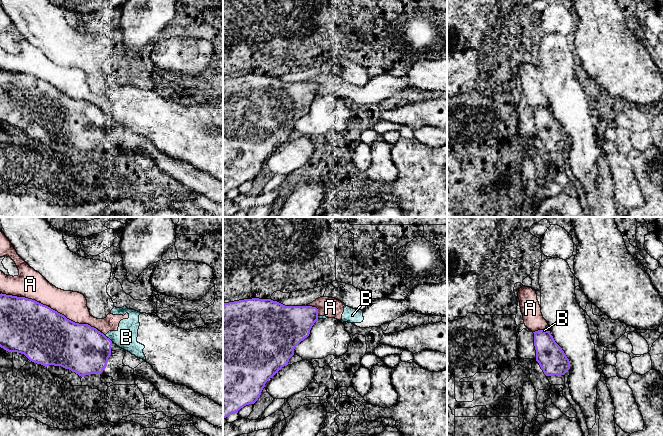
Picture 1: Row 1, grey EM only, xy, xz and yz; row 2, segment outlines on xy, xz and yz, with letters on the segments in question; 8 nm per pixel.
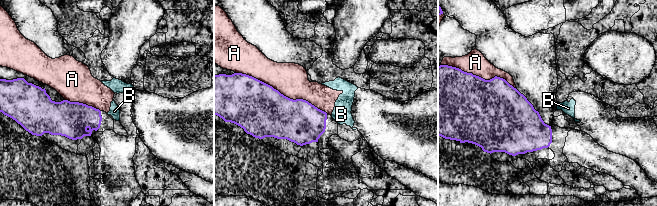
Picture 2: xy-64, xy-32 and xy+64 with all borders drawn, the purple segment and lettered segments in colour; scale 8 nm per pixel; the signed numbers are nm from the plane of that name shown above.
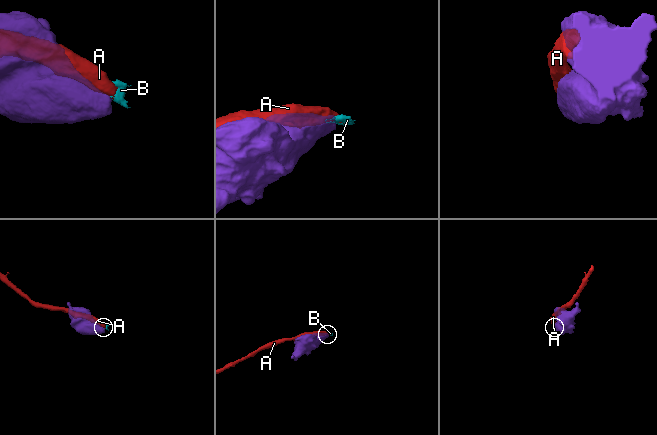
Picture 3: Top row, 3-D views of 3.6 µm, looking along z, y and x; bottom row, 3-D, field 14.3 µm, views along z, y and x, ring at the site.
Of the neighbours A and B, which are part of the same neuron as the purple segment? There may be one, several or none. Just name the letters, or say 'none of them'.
none of them

